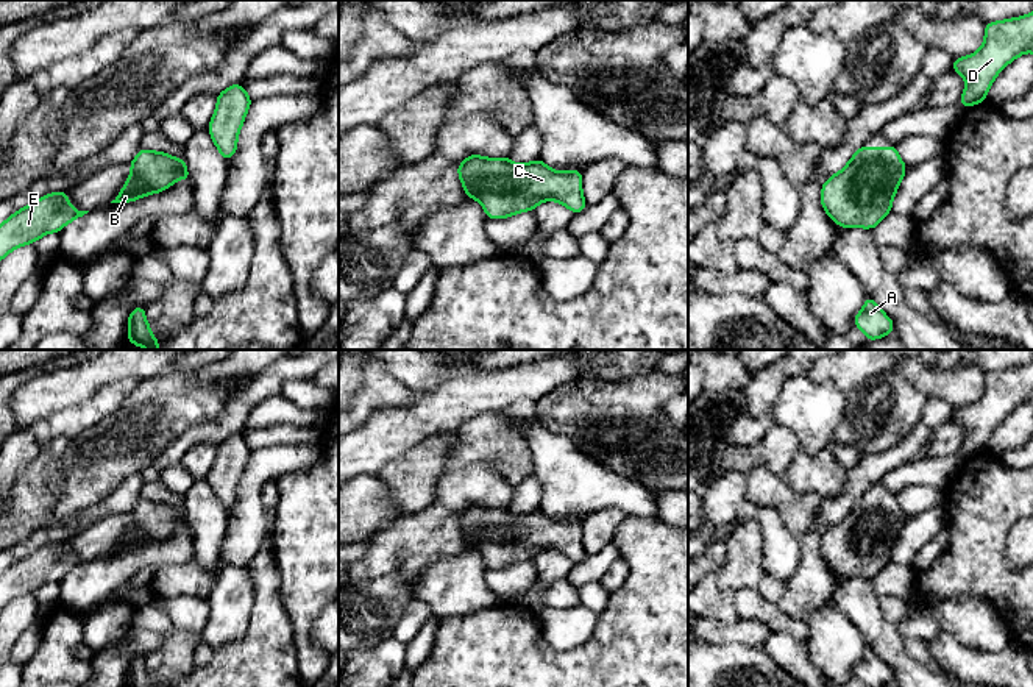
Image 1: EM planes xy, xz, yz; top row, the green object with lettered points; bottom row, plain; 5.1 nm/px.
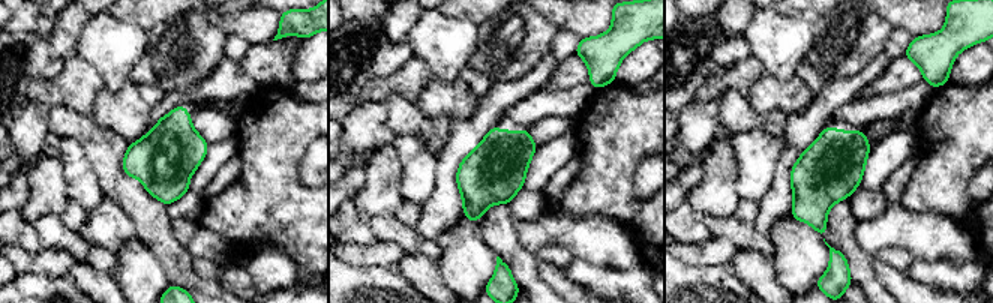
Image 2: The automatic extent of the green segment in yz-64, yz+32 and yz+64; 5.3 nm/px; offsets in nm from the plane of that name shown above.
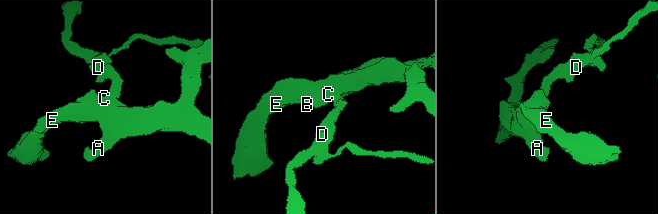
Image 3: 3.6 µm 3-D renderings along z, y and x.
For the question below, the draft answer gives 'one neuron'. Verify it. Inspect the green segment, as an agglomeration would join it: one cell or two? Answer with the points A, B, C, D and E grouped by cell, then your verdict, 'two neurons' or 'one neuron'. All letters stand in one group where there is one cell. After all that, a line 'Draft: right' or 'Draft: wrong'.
A B C D E | one neuron
Draft: right

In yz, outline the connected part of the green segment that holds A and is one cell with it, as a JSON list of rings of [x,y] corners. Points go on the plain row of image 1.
[[[868,645],[863,659],[854,667],[854,675],[866,687],[885,687],[896,679],[893,670]]]

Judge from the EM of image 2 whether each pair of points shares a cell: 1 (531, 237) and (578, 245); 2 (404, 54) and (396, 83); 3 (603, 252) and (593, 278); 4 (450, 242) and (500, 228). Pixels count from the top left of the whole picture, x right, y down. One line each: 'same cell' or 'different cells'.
1: same cell
2: different cells
3: different cells
4: different cells

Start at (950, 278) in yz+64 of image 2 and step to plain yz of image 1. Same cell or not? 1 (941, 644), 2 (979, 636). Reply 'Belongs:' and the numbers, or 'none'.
Belongs: 1

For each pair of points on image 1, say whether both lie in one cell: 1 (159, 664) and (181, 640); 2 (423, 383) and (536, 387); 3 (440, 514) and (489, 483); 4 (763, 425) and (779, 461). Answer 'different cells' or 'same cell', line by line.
1: same cell
2: different cells
3: same cell
4: different cells

